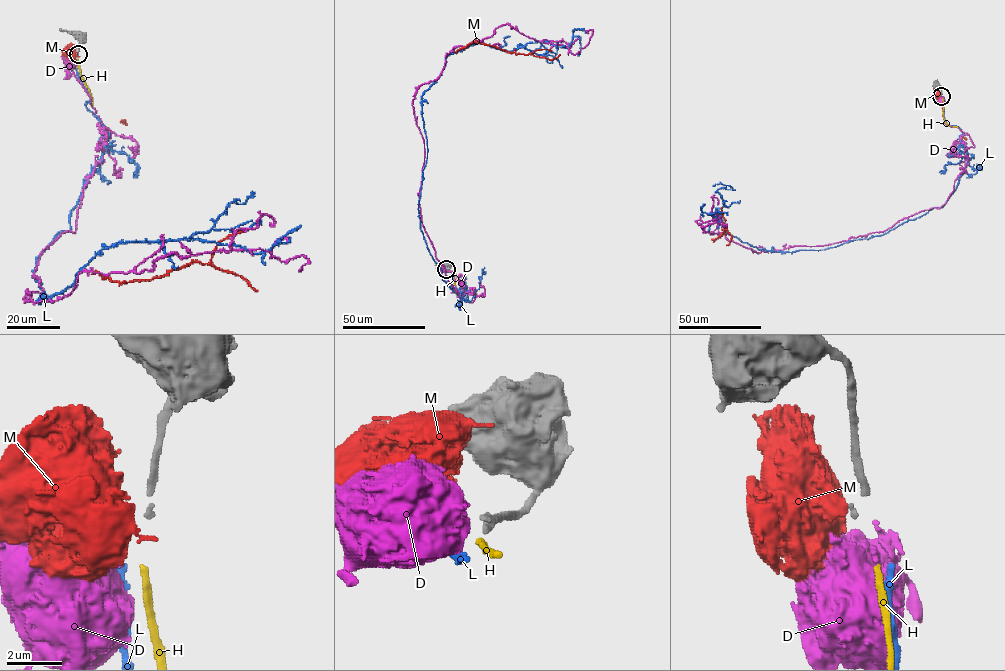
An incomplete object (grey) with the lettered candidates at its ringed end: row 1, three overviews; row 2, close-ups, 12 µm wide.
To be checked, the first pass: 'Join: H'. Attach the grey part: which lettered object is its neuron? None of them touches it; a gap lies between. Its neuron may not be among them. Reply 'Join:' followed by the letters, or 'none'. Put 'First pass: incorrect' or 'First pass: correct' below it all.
Join: H
First pass: correct

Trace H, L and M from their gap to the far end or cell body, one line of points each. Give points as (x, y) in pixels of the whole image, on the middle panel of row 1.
H: (446, 271), (455, 272), (455, 285)
L: (445, 271), (462, 296), (420, 229), (424, 92), (445, 58), (477, 42), (512, 51), (578, 36), (578, 56)
M: (445, 269), (456, 51), (479, 42), (550, 60), (560, 54)

